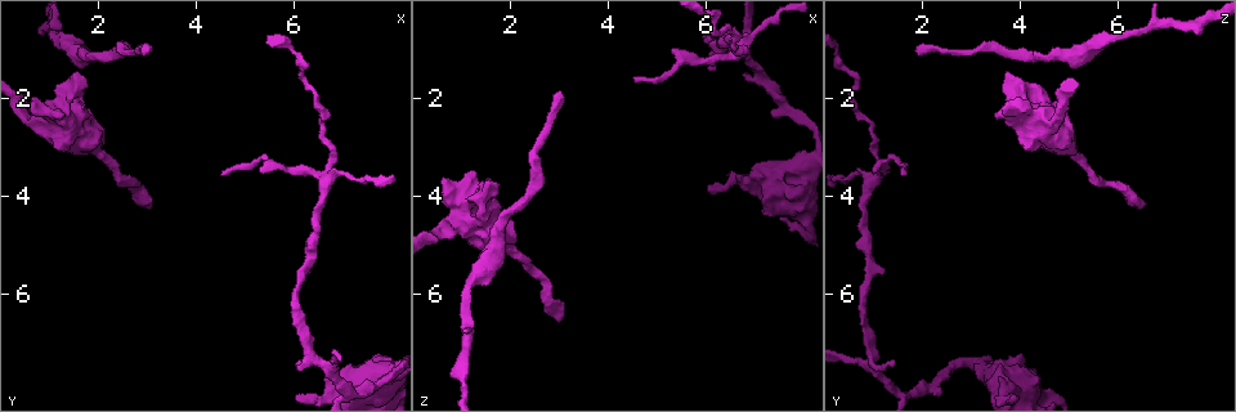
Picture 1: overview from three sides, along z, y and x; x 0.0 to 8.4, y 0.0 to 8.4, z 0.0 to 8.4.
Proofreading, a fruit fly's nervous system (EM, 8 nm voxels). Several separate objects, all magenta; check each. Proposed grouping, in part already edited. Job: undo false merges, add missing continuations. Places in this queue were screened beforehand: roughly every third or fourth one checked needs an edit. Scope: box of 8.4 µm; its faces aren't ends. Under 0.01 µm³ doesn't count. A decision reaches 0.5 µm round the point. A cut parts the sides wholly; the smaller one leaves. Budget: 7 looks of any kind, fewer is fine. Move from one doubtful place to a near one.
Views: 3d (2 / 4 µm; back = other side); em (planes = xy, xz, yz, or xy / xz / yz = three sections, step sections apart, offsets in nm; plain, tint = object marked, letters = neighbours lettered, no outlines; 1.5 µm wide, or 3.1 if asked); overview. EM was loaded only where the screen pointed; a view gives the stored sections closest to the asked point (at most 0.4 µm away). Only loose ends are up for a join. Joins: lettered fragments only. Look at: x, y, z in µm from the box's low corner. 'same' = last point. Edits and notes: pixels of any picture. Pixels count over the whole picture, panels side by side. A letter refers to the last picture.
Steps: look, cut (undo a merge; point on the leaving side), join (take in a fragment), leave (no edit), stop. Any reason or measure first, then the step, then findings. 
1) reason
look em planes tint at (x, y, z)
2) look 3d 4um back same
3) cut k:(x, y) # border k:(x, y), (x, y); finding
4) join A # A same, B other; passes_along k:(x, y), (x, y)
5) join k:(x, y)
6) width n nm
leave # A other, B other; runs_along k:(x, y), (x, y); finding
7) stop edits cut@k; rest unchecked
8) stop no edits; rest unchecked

thick turns thin
look em planes letters at (0.70, 2.55, 4.70)

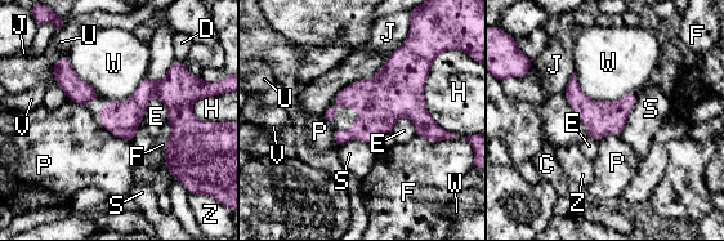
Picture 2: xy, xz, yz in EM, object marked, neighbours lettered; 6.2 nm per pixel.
longest_contact H 460 nm
leave # C other, D other, E other, F other, H other, J other, P other, S other, U other, V other, W other, Z other; border 2:(102, 126), (132, 143); one neuron here

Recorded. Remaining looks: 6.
free end
look 3d 2um back at (3.05, 1.10, 1.90)

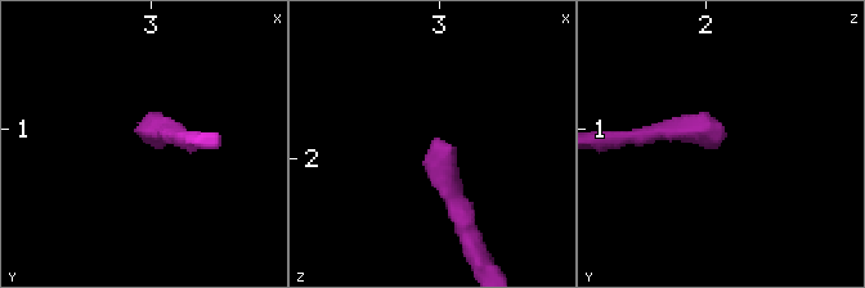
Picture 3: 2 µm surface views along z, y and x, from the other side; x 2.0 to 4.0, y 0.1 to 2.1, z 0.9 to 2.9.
need the tissue
look em yz step 8 tint at (3.04, 1.08, 1.92)

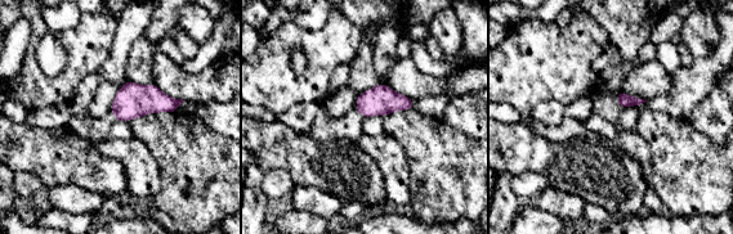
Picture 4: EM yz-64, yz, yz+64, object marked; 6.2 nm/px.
look em yz step 8 letters same

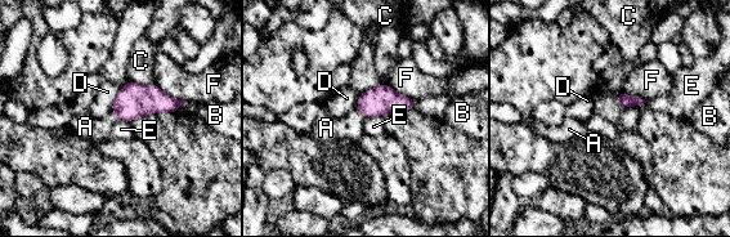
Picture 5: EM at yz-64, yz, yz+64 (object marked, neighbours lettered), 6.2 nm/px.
width 90 nm
join A # A same, B other, C other, D other, E other, F other; passes_along 5:(134, 101), (115, 115), (85, 126); the neuron continues

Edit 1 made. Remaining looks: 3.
see it whole again
look overview

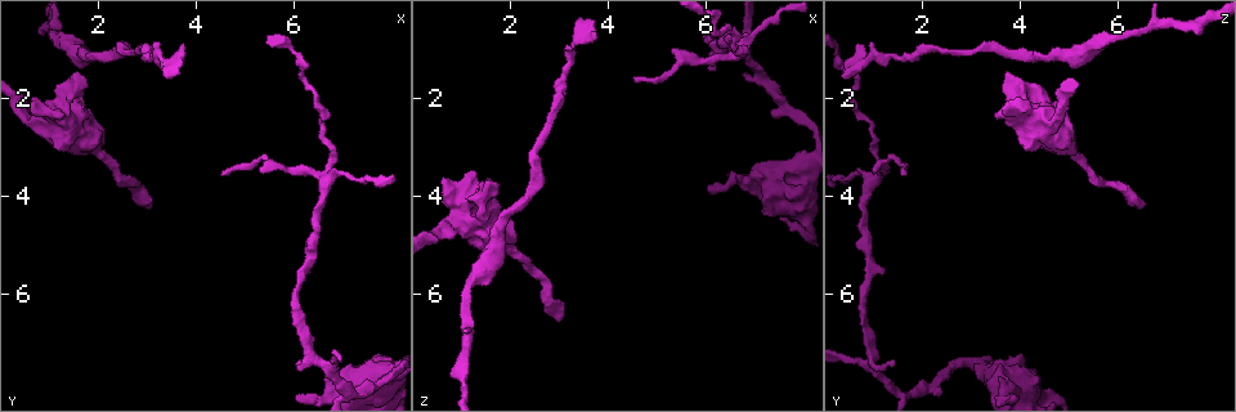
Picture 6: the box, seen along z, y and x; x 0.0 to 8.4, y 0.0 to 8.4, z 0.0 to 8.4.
sharp bend
look em planes letters at (7.90, 7.70, 3.50)

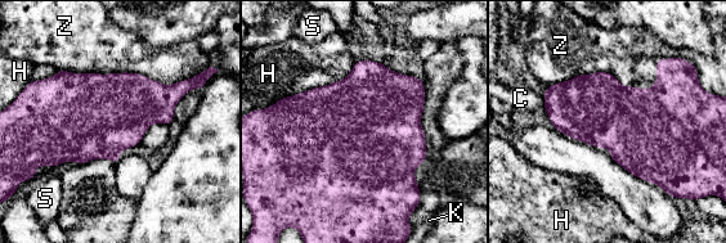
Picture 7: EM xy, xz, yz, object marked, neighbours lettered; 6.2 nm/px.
longest_contact Z 850 nm
leave # C other, H other, K other, S other, Z other; border 7:(354, 63), (339, 80), (278, 100); continuous, no second neuron

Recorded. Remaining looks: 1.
stop edits join@5; rest unchecked

